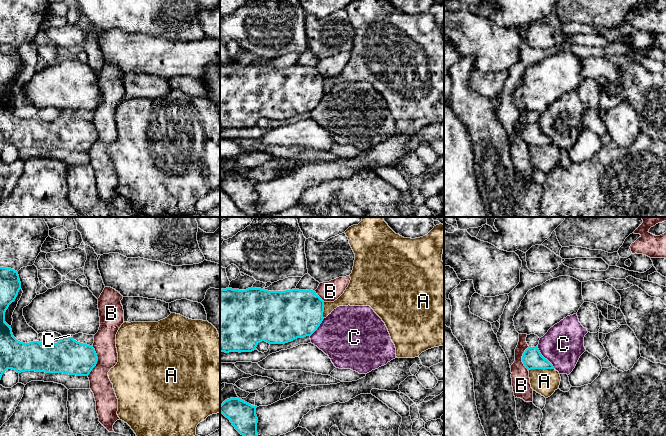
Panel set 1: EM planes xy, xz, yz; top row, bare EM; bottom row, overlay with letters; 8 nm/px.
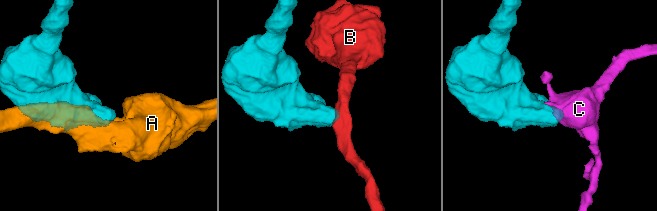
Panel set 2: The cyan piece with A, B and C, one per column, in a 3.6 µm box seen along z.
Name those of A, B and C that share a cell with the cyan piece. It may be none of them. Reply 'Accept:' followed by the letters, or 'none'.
Accept: none

